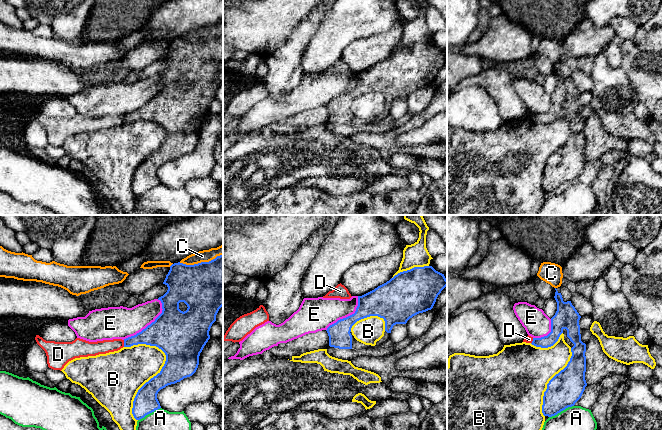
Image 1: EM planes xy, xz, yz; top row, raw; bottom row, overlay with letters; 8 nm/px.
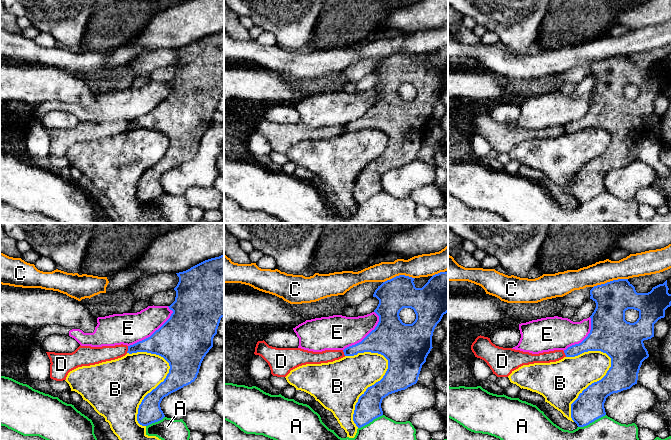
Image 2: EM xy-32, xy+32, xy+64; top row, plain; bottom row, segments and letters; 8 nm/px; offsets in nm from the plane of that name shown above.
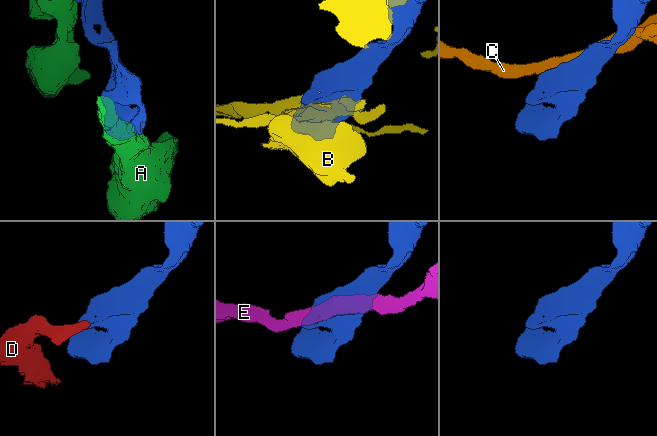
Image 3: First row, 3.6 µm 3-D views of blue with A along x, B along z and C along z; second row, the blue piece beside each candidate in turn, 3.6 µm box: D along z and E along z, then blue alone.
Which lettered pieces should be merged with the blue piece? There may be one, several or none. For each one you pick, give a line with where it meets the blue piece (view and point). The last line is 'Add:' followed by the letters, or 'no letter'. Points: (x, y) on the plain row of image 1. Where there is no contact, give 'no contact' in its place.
Add: no letter

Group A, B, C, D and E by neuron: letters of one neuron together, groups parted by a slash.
A / B / C / D / E

